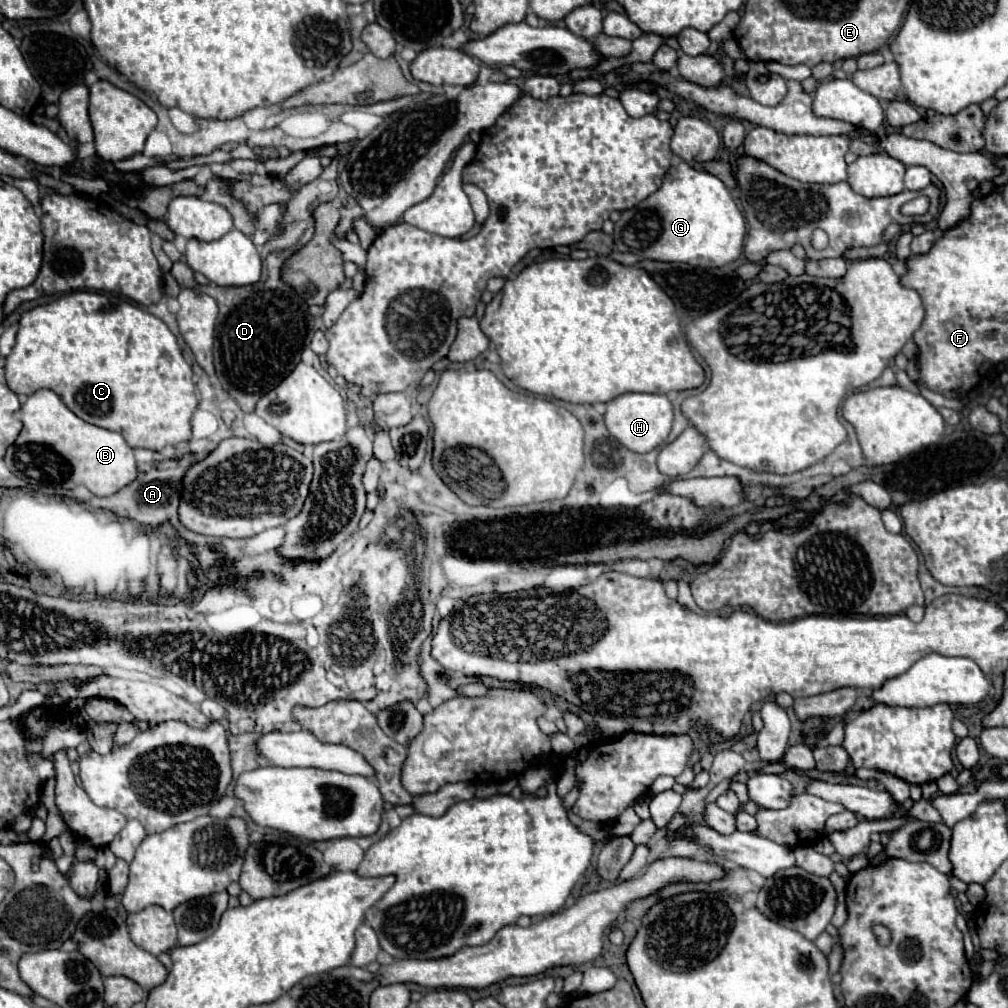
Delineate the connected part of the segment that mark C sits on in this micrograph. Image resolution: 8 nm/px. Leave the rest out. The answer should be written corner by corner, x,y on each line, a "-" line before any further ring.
78,290
60,296
58,300
54,300
52,304
46,306
36,306
34,310
28,310
20,316
18,322
18,334
16,334
16,344
12,348
12,352
6,356
6,364
4,364
4,372
6,372
6,384
12,392
16,394
26,394
30,396
32,392
40,390
40,388
48,388
52,392
56,392
64,404
68,404
68,408
72,408
72,412
76,412
76,416
80,416
82,420
86,420
88,424
106,428
106,430
114,430
120,432
124,436
124,440
128,442
128,446
132,448
148,448
148,450
162,450
164,446
176,446
180,442
188,442
192,436
190,430
190,418
194,414
194,410
198,408
198,400
194,396
194,382
192,382
192,368
190,364
184,360
182,350
176,342
176,336
168,330
168,326
148,314
148,310
141,306
136,306
128,300
124,300
122,296
116,294
104,294
100,292
90,292
87,290

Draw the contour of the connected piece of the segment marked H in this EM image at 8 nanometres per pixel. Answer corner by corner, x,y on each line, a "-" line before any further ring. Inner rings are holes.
628,392
622,396
616,396
614,400
606,402
604,412
604,424
608,432
628,450
632,452
650,452
658,448
670,434
672,428
672,404
664,394
636,394

